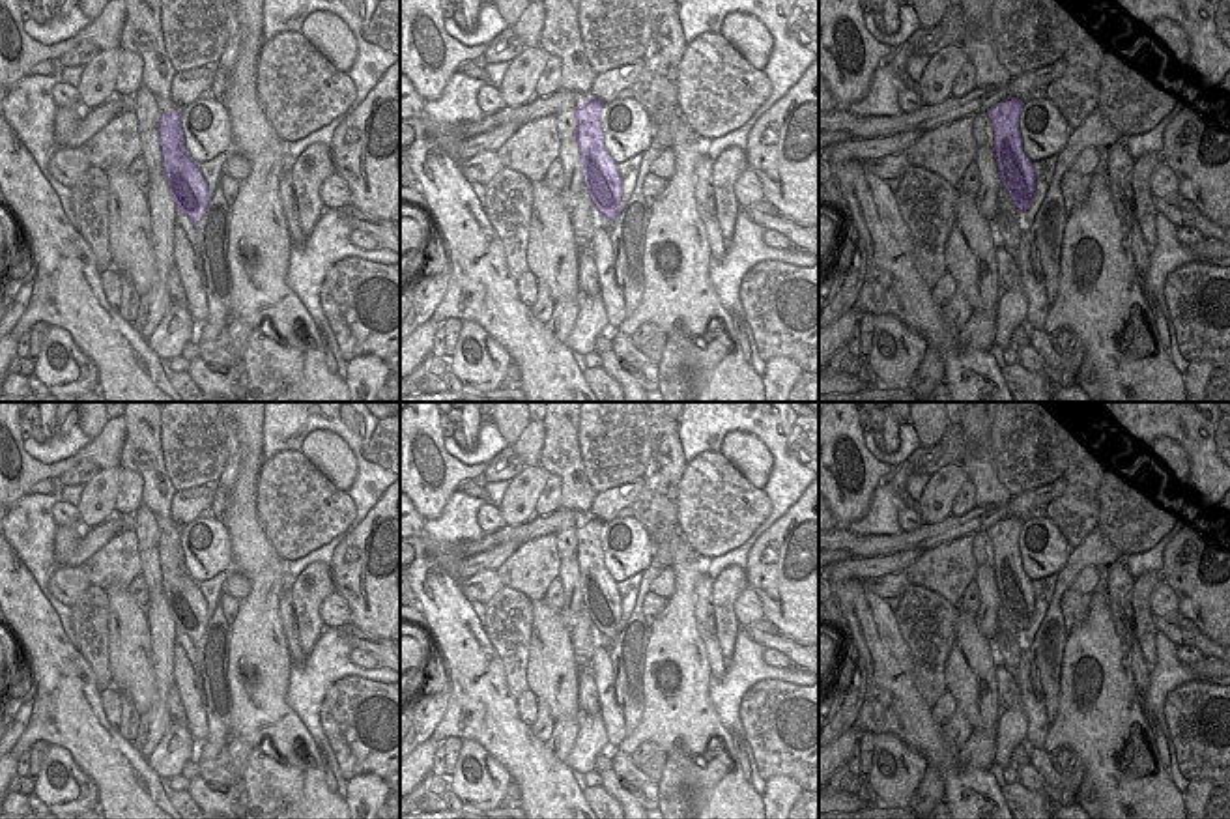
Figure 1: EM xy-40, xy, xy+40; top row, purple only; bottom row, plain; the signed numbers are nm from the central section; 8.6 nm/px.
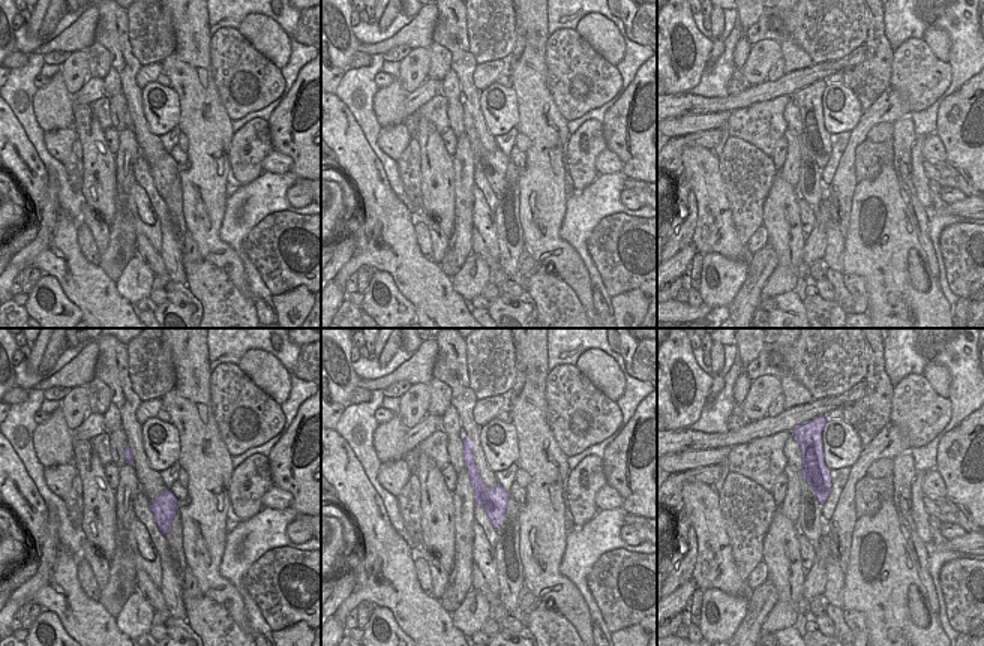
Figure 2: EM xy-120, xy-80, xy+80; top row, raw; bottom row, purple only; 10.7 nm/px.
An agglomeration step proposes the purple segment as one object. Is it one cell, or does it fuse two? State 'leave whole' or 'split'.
split

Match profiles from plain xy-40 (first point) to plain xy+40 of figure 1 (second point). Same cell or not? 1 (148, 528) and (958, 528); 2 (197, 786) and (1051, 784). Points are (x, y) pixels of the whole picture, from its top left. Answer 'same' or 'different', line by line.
1: different
2: different

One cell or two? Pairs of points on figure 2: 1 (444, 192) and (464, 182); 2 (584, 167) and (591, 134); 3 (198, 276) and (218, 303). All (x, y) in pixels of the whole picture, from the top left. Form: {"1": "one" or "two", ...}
{"1": "two", "2": "one", "3": "one"}

